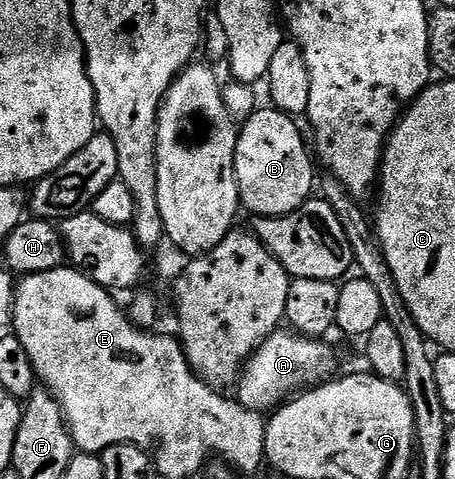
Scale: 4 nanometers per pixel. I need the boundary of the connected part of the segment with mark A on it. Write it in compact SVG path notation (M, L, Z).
M285 328L270 334L266 342L249 359L239 379L241 405L248 410L273 412L293 394L292 390L297 392L302 388L320 386L336 379L339 374L337 354L327 343L325 340L298 336Z

